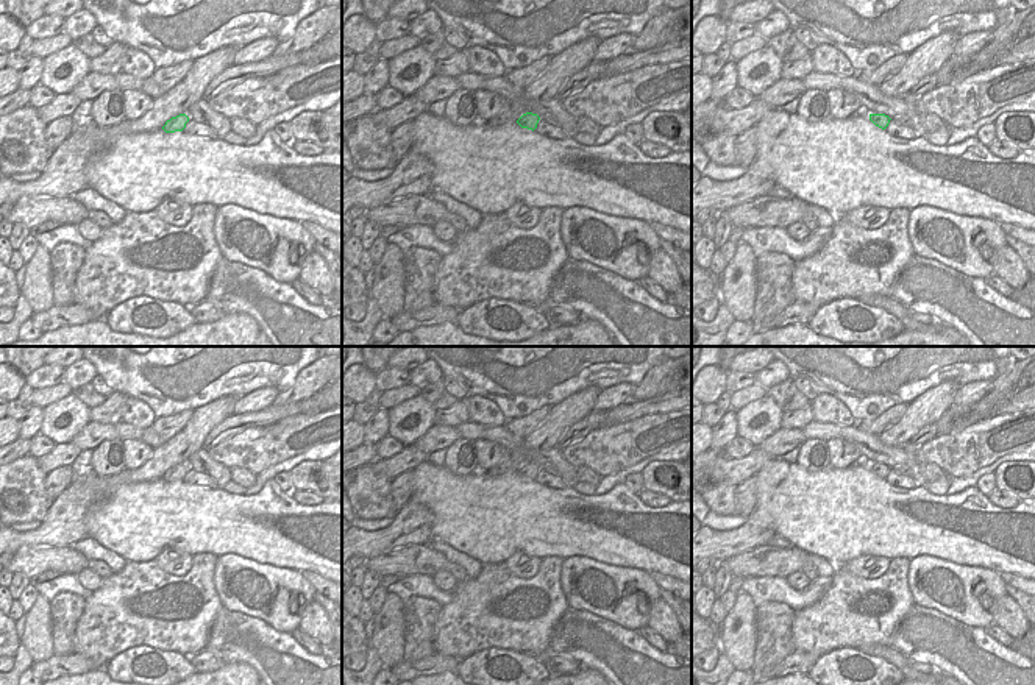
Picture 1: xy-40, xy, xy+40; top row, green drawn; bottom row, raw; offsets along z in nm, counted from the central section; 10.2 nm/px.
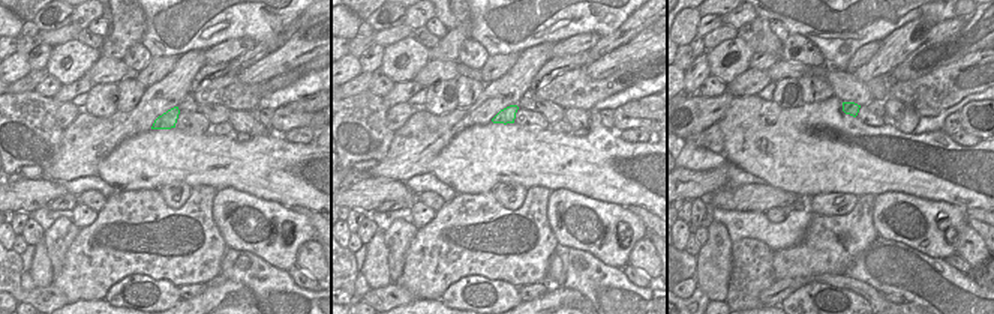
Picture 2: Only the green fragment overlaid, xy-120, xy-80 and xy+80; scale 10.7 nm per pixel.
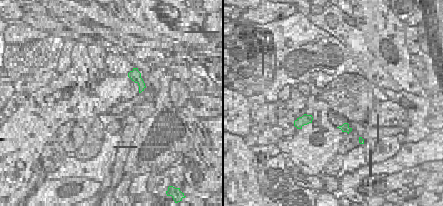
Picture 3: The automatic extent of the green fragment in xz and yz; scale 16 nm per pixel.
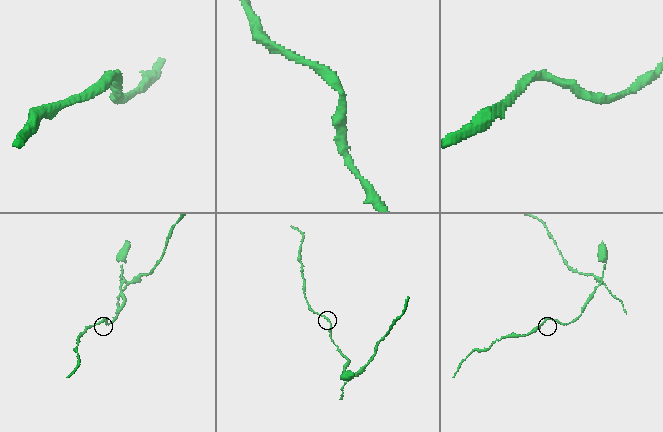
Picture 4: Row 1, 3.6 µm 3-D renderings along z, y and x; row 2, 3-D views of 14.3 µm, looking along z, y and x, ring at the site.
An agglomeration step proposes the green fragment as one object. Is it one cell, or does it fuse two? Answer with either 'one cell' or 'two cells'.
two cells

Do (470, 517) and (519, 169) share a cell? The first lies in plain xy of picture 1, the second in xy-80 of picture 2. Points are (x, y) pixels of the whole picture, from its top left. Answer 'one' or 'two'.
one

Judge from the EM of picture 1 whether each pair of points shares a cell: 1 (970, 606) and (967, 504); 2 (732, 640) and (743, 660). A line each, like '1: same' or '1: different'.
1: different
2: same

